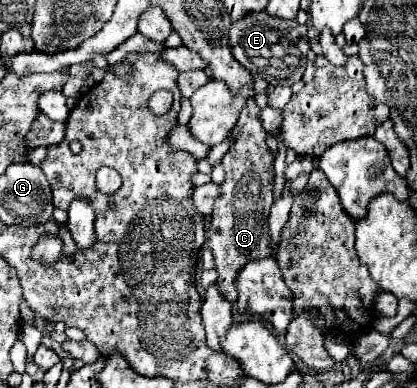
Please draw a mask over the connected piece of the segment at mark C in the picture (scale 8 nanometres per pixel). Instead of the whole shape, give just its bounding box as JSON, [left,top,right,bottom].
[208,101,274,301]

